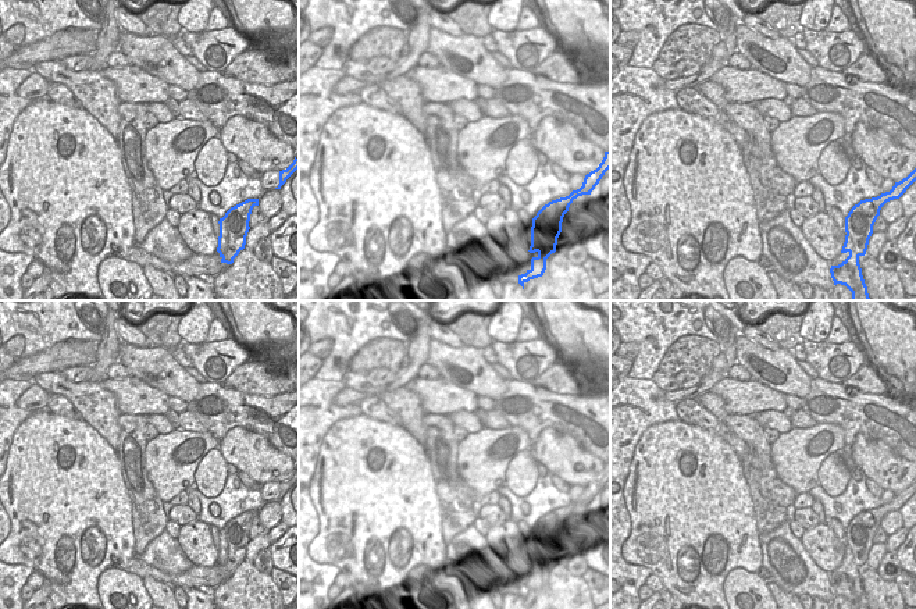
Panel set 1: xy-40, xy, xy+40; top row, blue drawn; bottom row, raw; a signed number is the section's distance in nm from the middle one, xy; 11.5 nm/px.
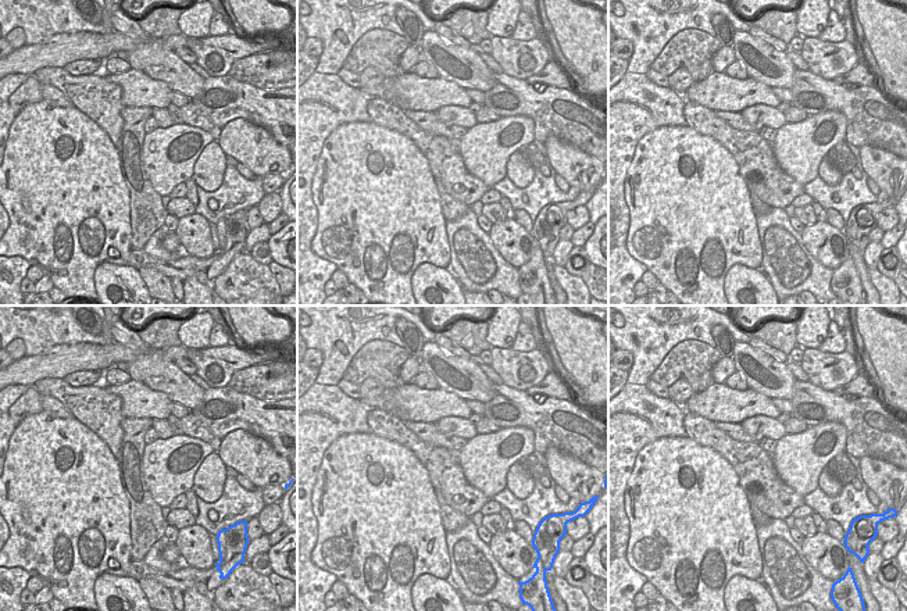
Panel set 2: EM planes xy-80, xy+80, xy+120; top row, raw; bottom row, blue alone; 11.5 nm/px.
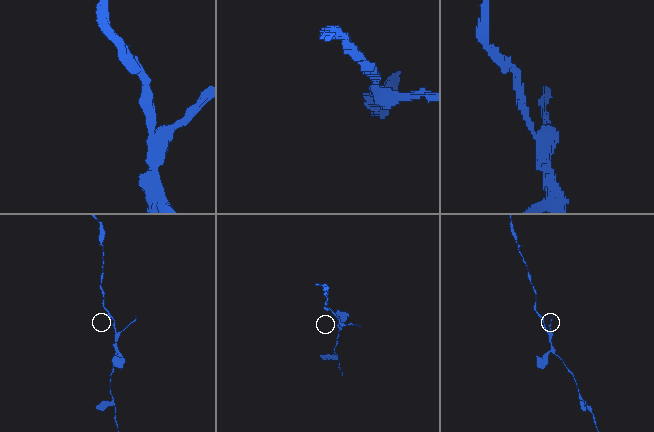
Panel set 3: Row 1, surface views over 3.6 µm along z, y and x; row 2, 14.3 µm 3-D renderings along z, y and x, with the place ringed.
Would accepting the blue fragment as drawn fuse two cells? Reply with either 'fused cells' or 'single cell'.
fused cells

